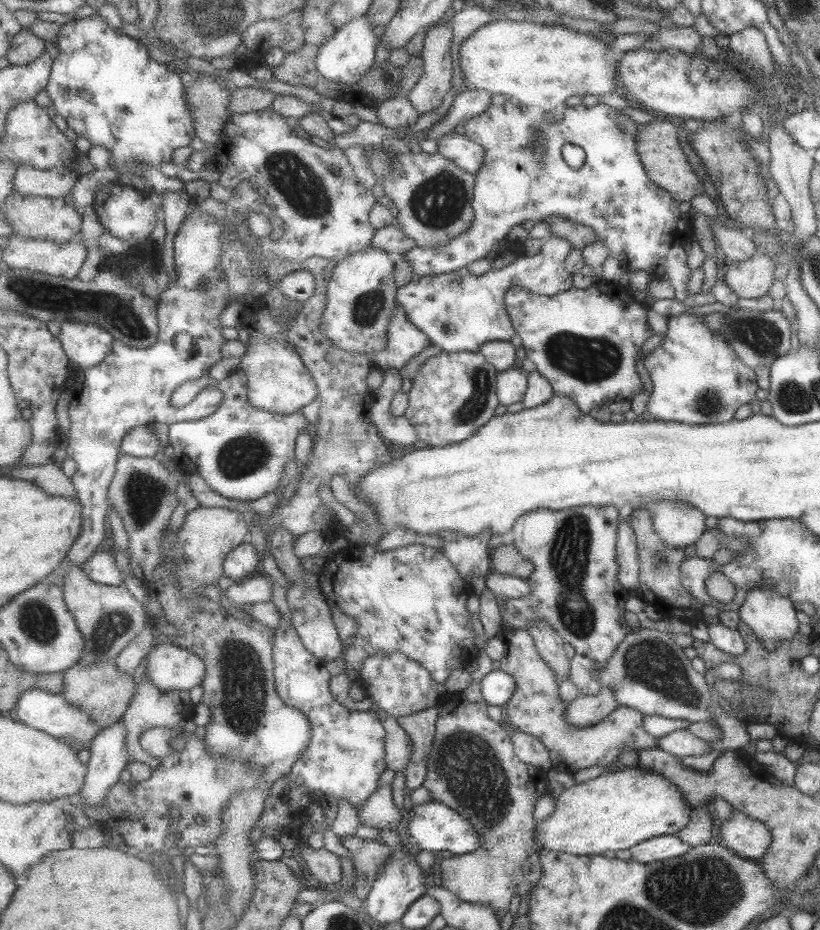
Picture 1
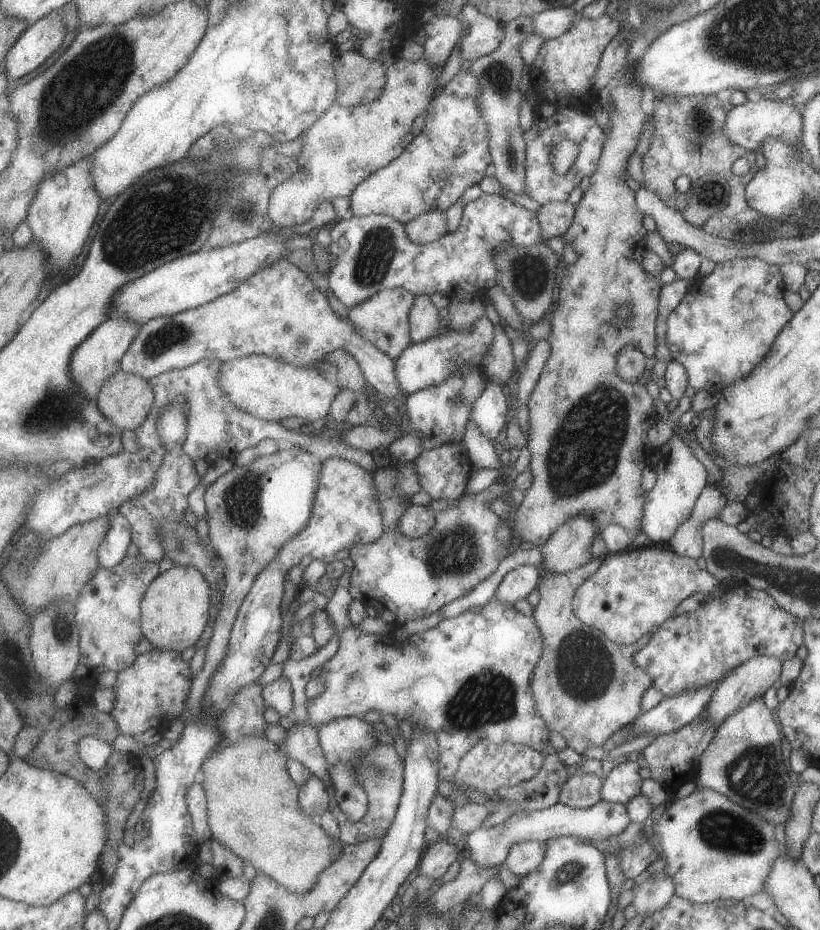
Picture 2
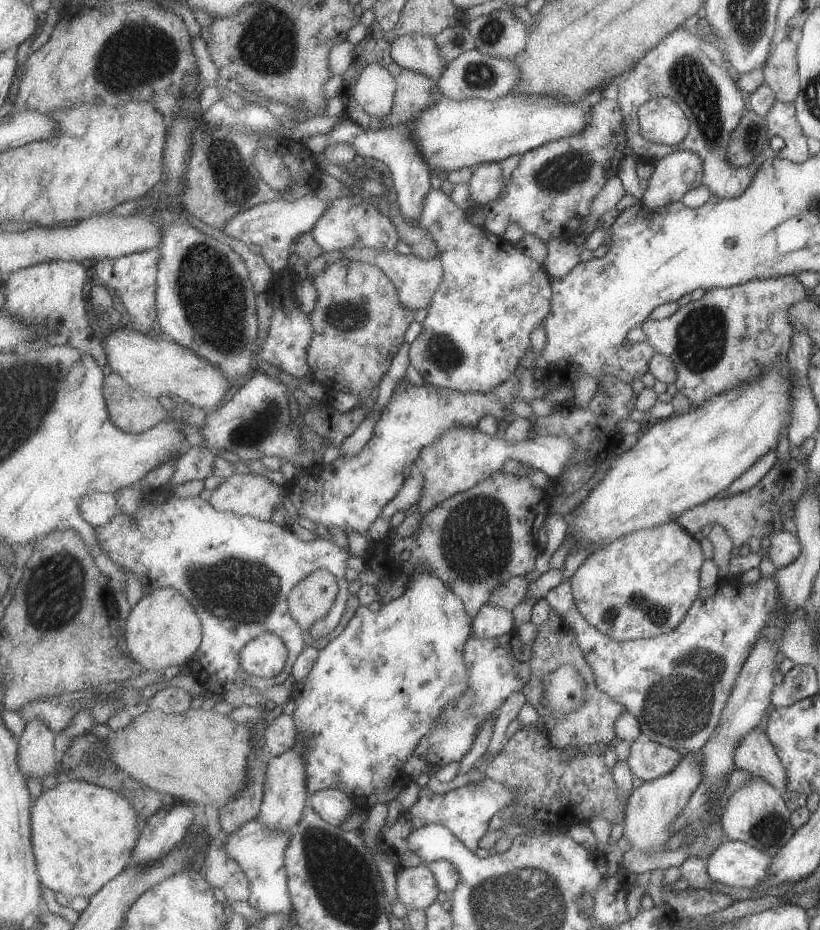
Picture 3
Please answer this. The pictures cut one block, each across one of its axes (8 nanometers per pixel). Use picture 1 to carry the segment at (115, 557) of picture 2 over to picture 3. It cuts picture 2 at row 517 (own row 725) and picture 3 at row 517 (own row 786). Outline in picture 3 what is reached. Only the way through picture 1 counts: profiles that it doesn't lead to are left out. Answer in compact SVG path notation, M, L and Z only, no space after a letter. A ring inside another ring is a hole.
M88 492L81 497L80 511L89 524L94 527L105 526L120 512L116 493Z

